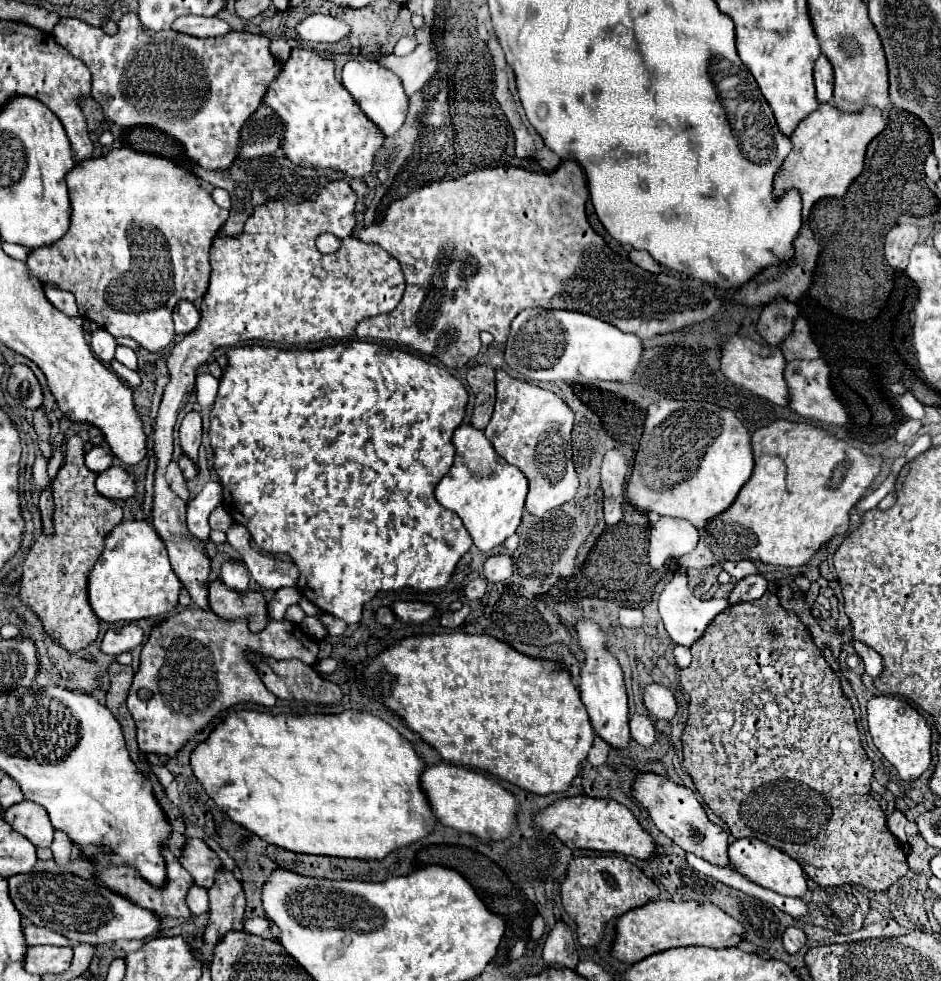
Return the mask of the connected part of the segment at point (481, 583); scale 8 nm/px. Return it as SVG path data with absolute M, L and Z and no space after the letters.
M475 578L465 586L465 596L469 600L479 600L487 592L487 582L483 578Z

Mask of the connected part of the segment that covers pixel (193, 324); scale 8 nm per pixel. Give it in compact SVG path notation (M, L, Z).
M181 300L181 304L177 304L177 308L173 312L173 320L175 320L175 332L185 336L201 324L201 314L193 302Z

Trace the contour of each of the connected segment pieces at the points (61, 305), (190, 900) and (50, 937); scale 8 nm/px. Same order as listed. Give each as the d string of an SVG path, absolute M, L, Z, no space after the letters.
M45 286L45 296L47 296L49 300L53 300L53 302L55 302L55 308L61 310L61 312L65 312L67 316L71 316L71 318L81 316L79 310L77 310L77 304L75 304L73 294L69 294L69 292L65 292L65 290L59 290L59 288Z
M193 886L189 890L189 896L187 896L187 904L191 908L191 912L207 912L209 906L207 906L207 896L209 896L209 890L203 888L203 886Z
M27 926L23 928L23 936L27 946L35 944L55 944L55 946L71 946L69 940L65 940L61 934L49 930L49 928L37 928L37 926Z

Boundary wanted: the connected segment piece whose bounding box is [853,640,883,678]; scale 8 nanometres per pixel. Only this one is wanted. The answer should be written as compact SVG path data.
M853 640L853 648L855 648L857 656L861 656L861 662L863 662L863 666L865 666L865 672L867 672L871 678L879 676L881 670L883 670L883 660L881 660L881 656L879 656L873 648L869 648L867 644L861 644L859 640Z

